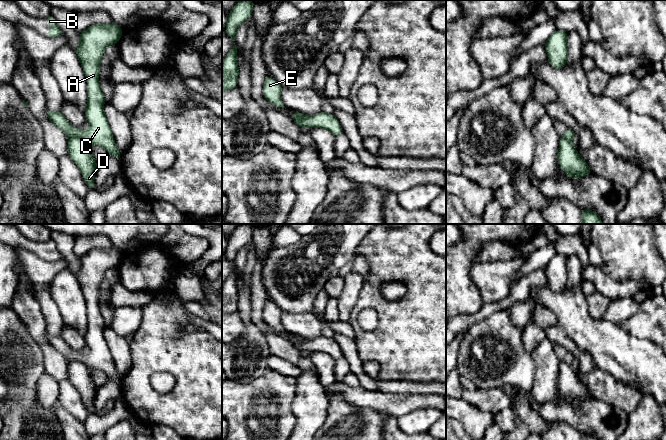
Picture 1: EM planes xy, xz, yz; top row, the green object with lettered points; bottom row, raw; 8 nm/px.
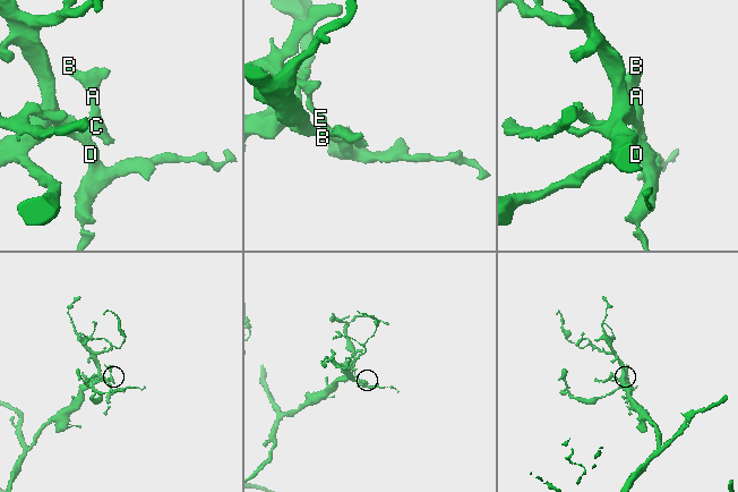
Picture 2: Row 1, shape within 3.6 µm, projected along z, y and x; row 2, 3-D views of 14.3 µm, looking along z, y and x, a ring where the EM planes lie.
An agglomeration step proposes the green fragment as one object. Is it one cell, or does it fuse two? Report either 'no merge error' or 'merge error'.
merge error

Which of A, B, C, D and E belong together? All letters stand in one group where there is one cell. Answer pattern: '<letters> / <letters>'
A B C / D E

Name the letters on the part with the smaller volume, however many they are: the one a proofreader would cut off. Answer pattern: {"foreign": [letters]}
{"foreign": ["D", "E"]}

